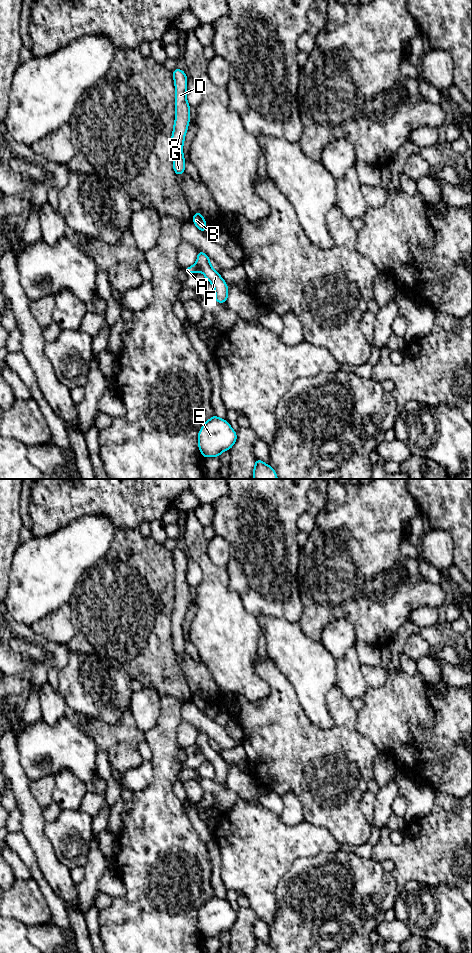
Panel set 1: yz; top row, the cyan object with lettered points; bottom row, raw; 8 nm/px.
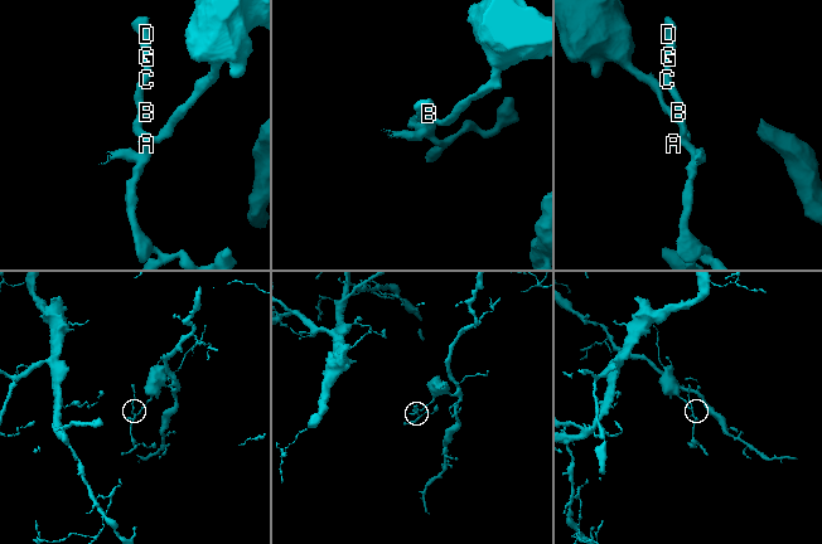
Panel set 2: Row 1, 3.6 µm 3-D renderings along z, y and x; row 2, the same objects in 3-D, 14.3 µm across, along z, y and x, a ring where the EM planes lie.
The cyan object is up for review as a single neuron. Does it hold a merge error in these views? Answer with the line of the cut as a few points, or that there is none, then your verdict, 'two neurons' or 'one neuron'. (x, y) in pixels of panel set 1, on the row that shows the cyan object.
yz (196, 263), (200, 270) | two neurons

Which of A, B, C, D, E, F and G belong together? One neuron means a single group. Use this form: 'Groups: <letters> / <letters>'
Groups: A / B C D E F G

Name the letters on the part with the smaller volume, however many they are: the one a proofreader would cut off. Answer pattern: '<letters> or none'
B, C, D, E, F, G

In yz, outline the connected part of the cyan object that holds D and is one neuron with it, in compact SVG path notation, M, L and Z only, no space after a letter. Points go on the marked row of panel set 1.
M176 68L173 72L175 84L175 123L171 137L173 152L173 169L176 176L185 172L183 143L190 121L190 106L186 98L187 76L183 70Z

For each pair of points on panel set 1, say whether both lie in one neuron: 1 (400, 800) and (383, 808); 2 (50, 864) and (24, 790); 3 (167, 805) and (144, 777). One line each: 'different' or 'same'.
1: different
2: same
3: different

